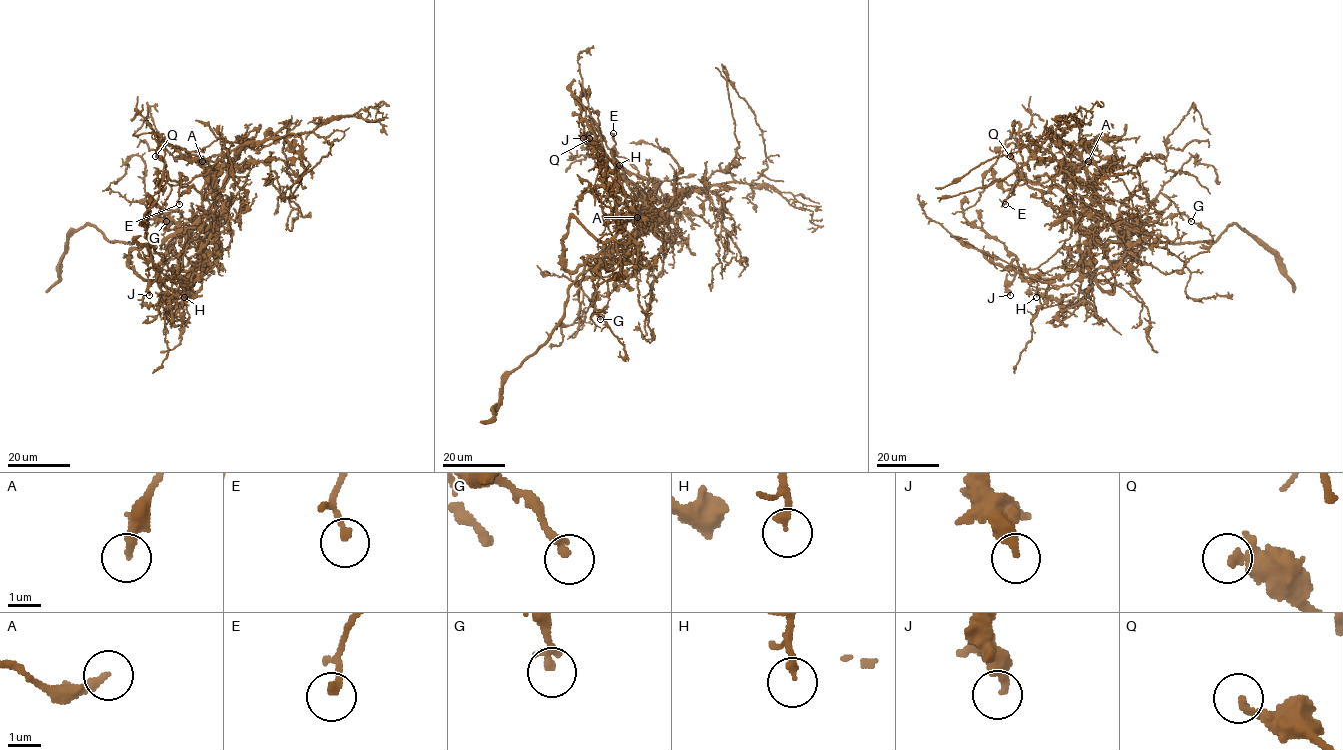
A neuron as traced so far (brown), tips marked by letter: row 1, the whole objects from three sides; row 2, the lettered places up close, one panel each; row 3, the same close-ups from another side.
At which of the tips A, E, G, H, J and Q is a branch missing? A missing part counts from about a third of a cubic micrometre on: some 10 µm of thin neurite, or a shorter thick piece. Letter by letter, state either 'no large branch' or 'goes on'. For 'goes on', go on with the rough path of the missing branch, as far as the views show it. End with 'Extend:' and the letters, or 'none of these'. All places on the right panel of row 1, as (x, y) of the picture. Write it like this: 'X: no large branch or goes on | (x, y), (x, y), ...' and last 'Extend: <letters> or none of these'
A: no large branch
E: no large branch
G: no large branch
H: no large branch
J: no large branch
Q: no large branch
Extend: none of these

